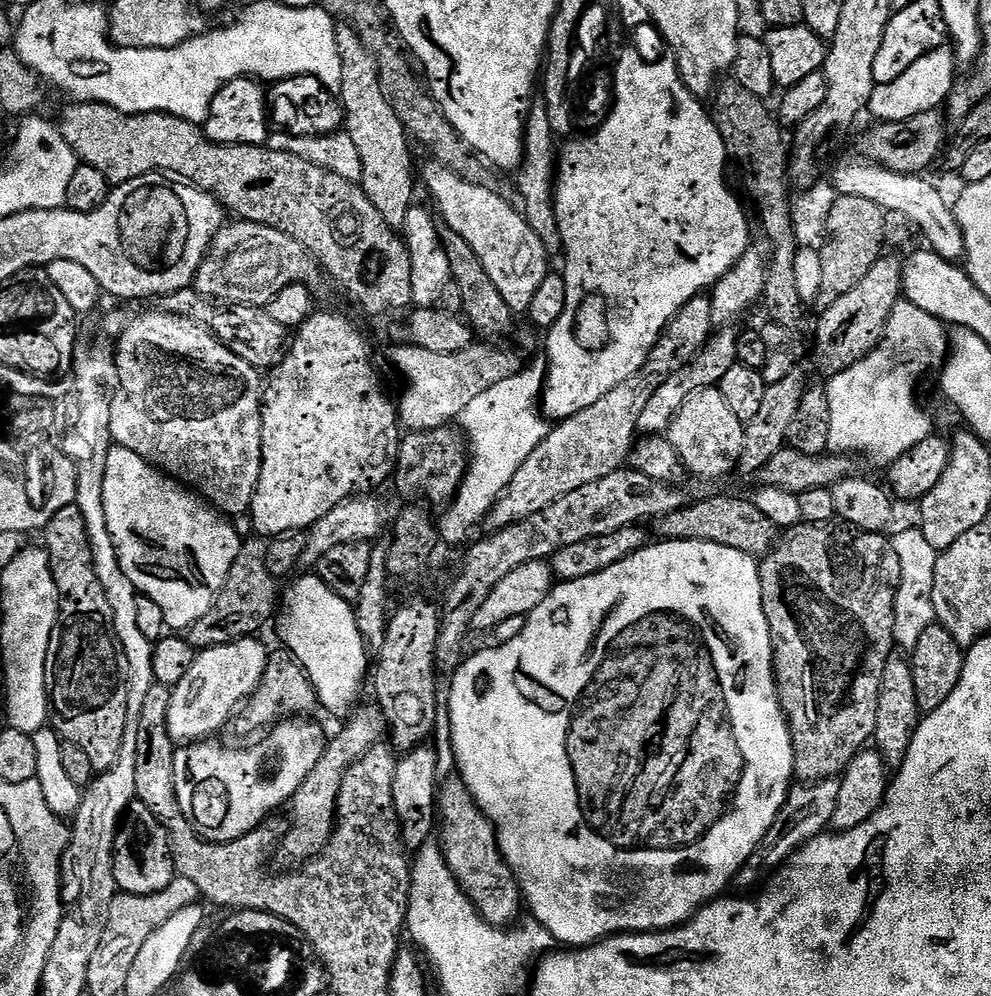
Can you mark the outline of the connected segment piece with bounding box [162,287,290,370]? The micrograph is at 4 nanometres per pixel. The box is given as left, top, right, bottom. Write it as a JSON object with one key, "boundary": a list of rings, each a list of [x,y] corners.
{"boundary":[[[191,287],[163,297],[162,308],[163,311],[173,312],[176,316],[190,318],[196,324],[210,326],[217,340],[258,370],[272,367],[275,369],[286,355],[286,345],[290,340],[289,329],[274,322],[267,307],[251,308],[249,304],[217,306],[213,301],[207,300],[201,292],[196,291],[195,287]]]}

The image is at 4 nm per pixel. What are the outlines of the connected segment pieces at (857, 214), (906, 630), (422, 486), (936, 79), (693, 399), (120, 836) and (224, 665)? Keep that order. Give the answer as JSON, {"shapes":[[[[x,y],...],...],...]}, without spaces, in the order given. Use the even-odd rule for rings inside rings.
{"shapes":[[[[838,196],[829,216],[827,240],[824,248],[819,251],[822,258],[822,290],[820,297],[816,299],[815,307],[817,309],[823,310],[834,306],[834,302],[838,302],[838,298],[842,298],[842,294],[850,294],[850,290],[854,290],[854,286],[858,286],[858,282],[862,282],[862,278],[866,278],[866,274],[870,274],[870,270],[874,270],[874,266],[886,252],[884,231],[887,228],[889,231],[890,228],[890,220],[888,224],[887,218],[889,219],[885,209],[880,208],[878,202],[870,202],[870,198]]],[[[900,532],[892,540],[894,550],[900,563],[900,585],[896,591],[894,606],[894,622],[892,623],[892,639],[897,649],[911,650],[918,646],[918,638],[931,624],[937,623],[934,610],[934,566],[936,565],[937,550],[926,542],[923,532]]],[[[454,424],[434,430],[408,432],[400,443],[399,458],[392,478],[404,502],[428,496],[434,503],[446,506],[455,499],[468,470],[470,446],[463,431]]],[[[951,47],[936,48],[930,54],[918,58],[902,78],[894,78],[889,84],[878,84],[872,91],[870,112],[873,112],[880,122],[902,122],[914,118],[923,112],[937,111],[952,95],[954,85],[957,83],[956,53]]],[[[719,387],[703,388],[686,398],[666,436],[693,477],[720,482],[727,472],[737,471],[744,449],[745,427],[745,421],[739,420],[734,410],[726,406],[726,398],[722,398]]],[[[133,800],[127,810],[126,819],[116,834],[112,861],[117,889],[130,894],[158,894],[158,890],[166,890],[166,886],[170,886],[170,882],[178,875],[176,863],[172,860],[168,832],[162,821],[141,800]]],[[[260,638],[235,640],[217,648],[203,649],[186,678],[172,688],[168,715],[168,733],[172,741],[199,742],[215,737],[216,731],[231,718],[232,711],[234,716],[258,686],[269,655],[269,649],[264,649]]]]}

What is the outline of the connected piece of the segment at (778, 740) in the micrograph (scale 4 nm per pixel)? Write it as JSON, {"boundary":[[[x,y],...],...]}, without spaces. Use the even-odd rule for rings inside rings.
{"boundary":[[[660,540],[639,548],[634,554],[622,558],[622,562],[614,562],[610,570],[602,570],[598,574],[590,574],[590,578],[565,580],[557,583],[542,603],[534,606],[534,610],[523,621],[524,629],[517,636],[509,638],[505,644],[497,648],[484,648],[476,652],[456,673],[450,682],[449,714],[451,716],[453,754],[459,777],[470,790],[476,804],[485,812],[492,825],[496,828],[496,841],[505,862],[516,875],[516,883],[520,885],[520,894],[525,905],[532,907],[531,919],[536,920],[552,935],[553,941],[572,948],[583,948],[607,940],[609,936],[618,936],[621,932],[664,932],[667,928],[676,928],[687,924],[705,904],[723,897],[729,891],[737,874],[745,862],[756,852],[757,846],[764,841],[764,836],[772,829],[772,823],[778,818],[788,793],[794,787],[796,755],[792,745],[792,732],[788,729],[788,719],[780,705],[780,696],[776,692],[776,673],[772,666],[772,635],[768,619],[764,613],[762,602],[762,582],[760,581],[760,565],[753,557],[747,556],[742,550],[734,550],[730,546],[718,546],[693,540]]]}

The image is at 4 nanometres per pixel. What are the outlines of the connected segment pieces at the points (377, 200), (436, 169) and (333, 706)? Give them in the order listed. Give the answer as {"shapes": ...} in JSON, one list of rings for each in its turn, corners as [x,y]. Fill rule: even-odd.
{"shapes":[[[[341,23],[336,29],[336,41],[342,58],[342,86],[338,99],[343,105],[347,134],[354,138],[354,144],[362,154],[362,178],[358,183],[388,225],[403,229],[406,214],[414,206],[412,195],[416,192],[416,184],[412,181],[413,145],[398,114],[394,114],[394,106],[390,106],[382,92],[378,62],[360,35],[351,24]]],[[[432,162],[429,165],[424,172],[424,180],[440,207],[439,217],[445,219],[447,227],[470,242],[470,250],[474,250],[474,254],[478,254],[478,262],[486,266],[490,282],[494,282],[494,286],[498,286],[498,294],[506,298],[506,306],[510,306],[513,313],[527,313],[544,279],[550,275],[550,253],[544,249],[542,238],[530,230],[523,211],[515,203],[512,205],[510,201],[503,200],[500,192],[474,186],[443,164]]],[[[319,574],[299,576],[291,581],[293,584],[285,592],[283,589],[278,604],[280,640],[284,643],[281,645],[299,658],[310,682],[316,687],[319,707],[336,716],[347,717],[357,707],[356,699],[360,696],[364,675],[367,672],[369,675],[370,648],[359,632],[355,607],[334,594],[334,590],[322,582]]]]}

